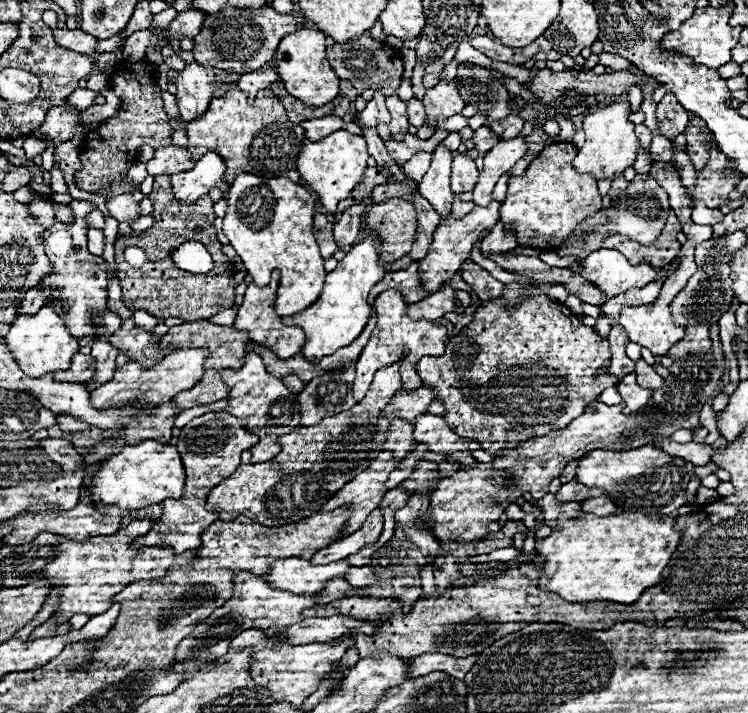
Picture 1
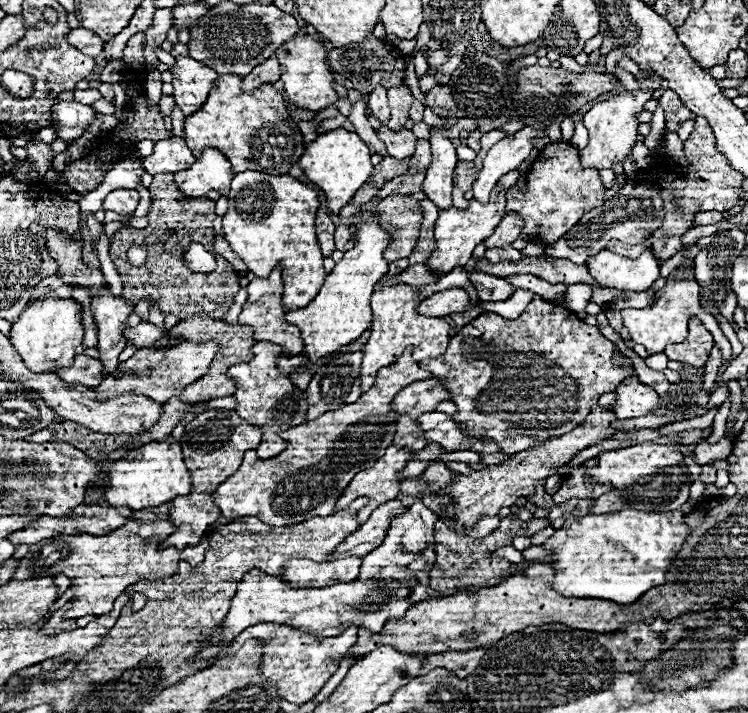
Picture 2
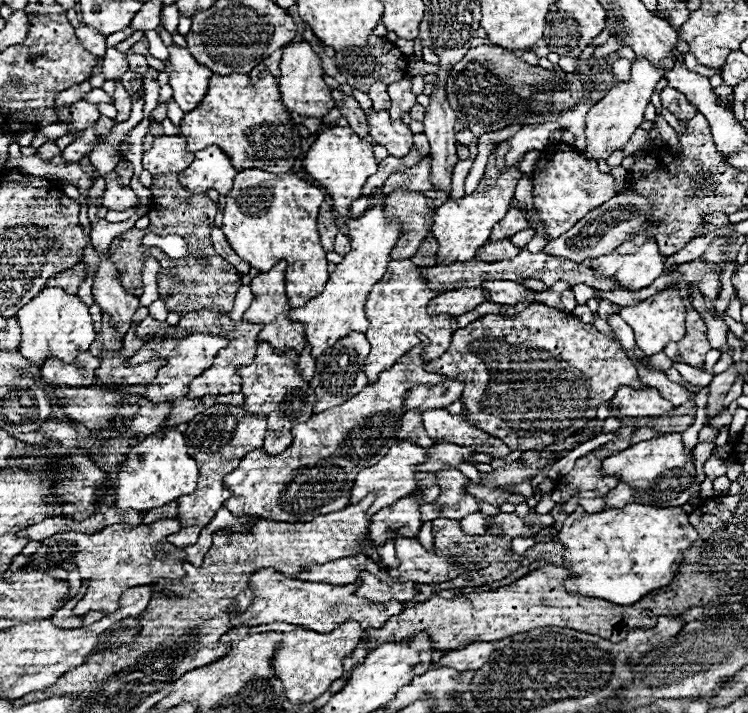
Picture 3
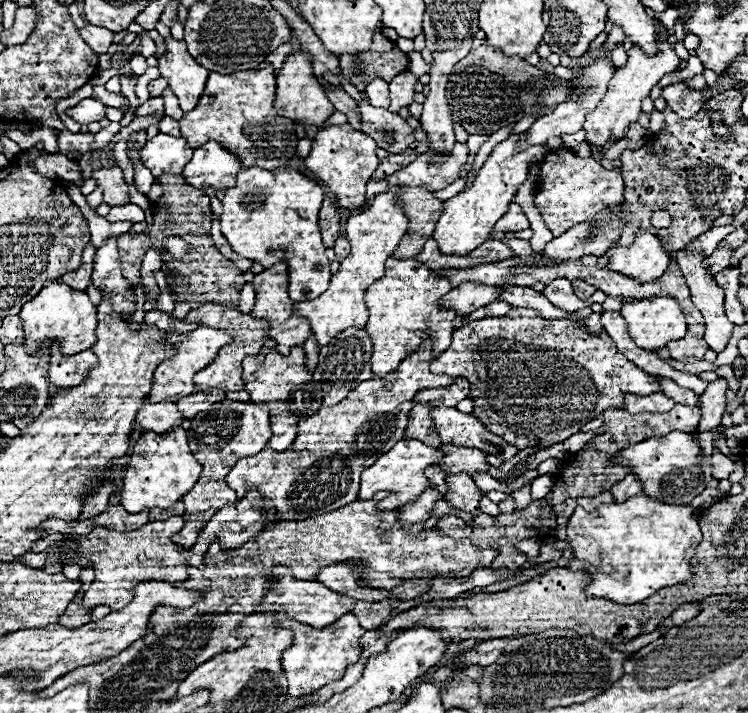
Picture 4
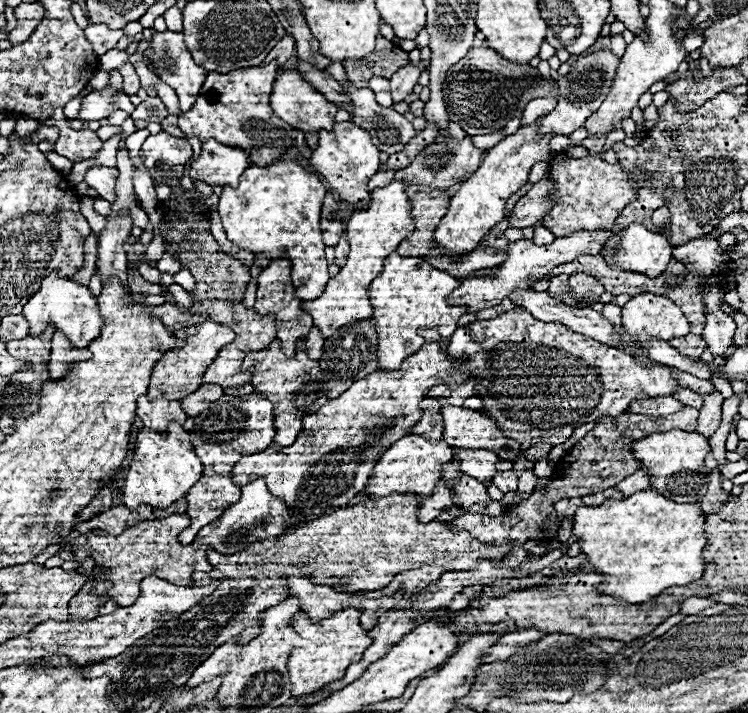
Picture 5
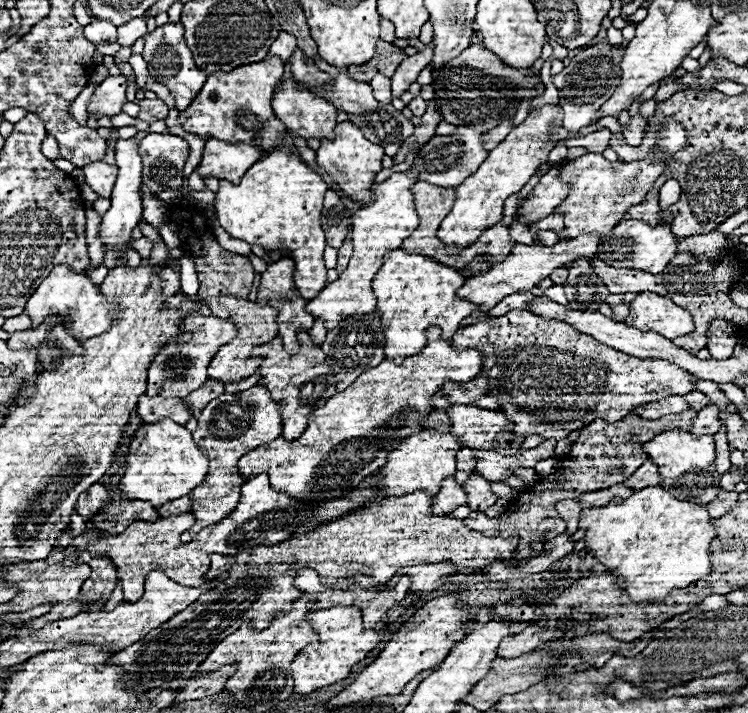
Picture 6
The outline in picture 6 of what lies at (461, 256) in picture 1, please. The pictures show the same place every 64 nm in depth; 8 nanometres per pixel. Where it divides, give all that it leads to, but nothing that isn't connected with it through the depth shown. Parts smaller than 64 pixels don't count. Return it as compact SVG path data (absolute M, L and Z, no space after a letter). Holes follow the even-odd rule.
M558 104L532 108L526 120L514 126L510 134L494 150L490 150L480 168L456 188L456 202L438 228L438 238L444 240L444 244L466 248L472 244L472 240L478 240L480 232L492 228L502 220L504 200L518 192L536 174L536 170L548 162L548 154L558 140L566 140L570 136L570 132L562 128L562 118L564 112L560 112Z

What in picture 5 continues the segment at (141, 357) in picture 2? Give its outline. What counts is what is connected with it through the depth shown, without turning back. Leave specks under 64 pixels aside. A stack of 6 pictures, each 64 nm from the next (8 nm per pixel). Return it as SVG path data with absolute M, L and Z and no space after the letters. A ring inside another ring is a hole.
M204 320L196 324L196 332L186 338L186 344L182 348L174 348L164 352L164 356L156 362L150 374L150 388L148 396L152 398L164 398L164 400L180 400L192 392L196 392L202 386L202 374L206 372L208 364L216 358L216 352L224 348L224 344L230 344L234 340L234 330L228 326L222 326L214 320Z

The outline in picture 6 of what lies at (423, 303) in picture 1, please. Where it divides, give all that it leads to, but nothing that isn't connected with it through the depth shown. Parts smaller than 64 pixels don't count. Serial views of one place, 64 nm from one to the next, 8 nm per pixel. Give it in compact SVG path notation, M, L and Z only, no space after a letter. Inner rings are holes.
M588 234L588 236L570 238L570 240L560 240L556 246L516 244L504 262L496 264L492 270L484 272L482 276L468 278L468 284L464 284L464 288L460 288L460 298L468 300L472 304L478 304L480 310L488 312L502 298L506 298L510 294L518 294L518 292L526 292L526 290L538 286L538 282L548 278L552 274L552 270L566 266L568 262L576 260L576 256L586 256L586 258L594 256L596 248L598 248L598 240L600 240L598 234Z

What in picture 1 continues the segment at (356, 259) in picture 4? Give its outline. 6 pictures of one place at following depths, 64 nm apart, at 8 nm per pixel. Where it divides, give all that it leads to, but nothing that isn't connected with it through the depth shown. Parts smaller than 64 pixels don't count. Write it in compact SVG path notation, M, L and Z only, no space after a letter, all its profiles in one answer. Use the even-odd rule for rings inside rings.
M368 232L360 244L352 246L352 250L346 252L346 258L338 262L336 270L332 270L326 276L322 296L312 306L308 306L298 314L282 316L284 324L300 326L304 330L306 344L302 346L302 354L306 356L306 360L312 360L312 364L318 364L320 358L330 356L338 348L352 344L368 324L368 318L372 314L372 306L368 304L368 294L372 286L386 274L384 262L380 262L378 254L380 244L382 240L378 238L378 234Z

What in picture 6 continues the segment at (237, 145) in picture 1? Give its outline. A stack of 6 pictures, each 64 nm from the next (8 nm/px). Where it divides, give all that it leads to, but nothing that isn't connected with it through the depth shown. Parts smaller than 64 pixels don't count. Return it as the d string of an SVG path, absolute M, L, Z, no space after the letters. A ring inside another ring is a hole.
M278 56L238 66L232 72L210 74L206 84L204 84L204 88L198 92L198 96L192 100L192 104L186 110L180 112L178 120L180 120L180 124L182 124L182 128L186 132L198 134L204 140L216 138L216 140L224 140L224 142L234 142L236 144L236 142L252 142L254 138L260 138L260 144L266 146L266 154L272 148L278 148L278 146L292 146L292 134L284 128L284 124L280 120L274 118L272 104L270 104L272 102L272 94L280 86L282 76L284 76L284 62Z

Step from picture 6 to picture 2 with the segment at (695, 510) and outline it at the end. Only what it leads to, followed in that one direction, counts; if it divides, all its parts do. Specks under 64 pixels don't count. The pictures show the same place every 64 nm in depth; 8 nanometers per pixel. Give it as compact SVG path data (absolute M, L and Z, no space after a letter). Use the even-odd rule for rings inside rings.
M620 510L610 514L586 514L566 518L564 526L556 530L552 538L548 538L542 546L554 550L554 586L564 596L584 596L584 598L602 598L612 600L616 604L632 604L646 590L666 584L666 572L670 562L680 552L682 544L688 540L690 528L684 524L684 514L680 510L674 512L642 512L642 510Z

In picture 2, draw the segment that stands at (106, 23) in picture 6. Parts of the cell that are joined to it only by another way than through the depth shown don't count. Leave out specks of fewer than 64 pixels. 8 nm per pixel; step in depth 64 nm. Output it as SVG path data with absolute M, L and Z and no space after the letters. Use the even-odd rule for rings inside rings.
M74 28L68 34L68 42L76 44L76 48L80 48L80 52L84 52L92 58L102 54L102 50L104 50L104 40L100 36L96 36L92 30L86 30L86 28Z

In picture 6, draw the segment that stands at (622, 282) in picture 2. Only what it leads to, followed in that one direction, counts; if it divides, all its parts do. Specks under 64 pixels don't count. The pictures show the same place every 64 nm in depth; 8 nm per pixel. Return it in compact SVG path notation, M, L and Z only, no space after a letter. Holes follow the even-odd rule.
M624 220L616 224L608 232L608 236L600 240L598 252L594 254L594 258L604 260L606 264L616 264L616 268L636 268L636 270L660 274L670 264L672 256L676 256L676 250L678 250L678 240L672 234L670 222L648 226L642 220Z

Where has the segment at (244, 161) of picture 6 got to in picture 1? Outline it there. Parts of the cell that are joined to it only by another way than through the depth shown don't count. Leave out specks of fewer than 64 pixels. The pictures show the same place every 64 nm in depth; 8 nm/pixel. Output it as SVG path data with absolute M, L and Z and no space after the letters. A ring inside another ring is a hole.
M206 152L194 164L192 170L170 176L174 196L182 204L192 204L200 196L208 194L212 188L228 192L228 182L224 178L224 172L226 172L224 160L216 152Z

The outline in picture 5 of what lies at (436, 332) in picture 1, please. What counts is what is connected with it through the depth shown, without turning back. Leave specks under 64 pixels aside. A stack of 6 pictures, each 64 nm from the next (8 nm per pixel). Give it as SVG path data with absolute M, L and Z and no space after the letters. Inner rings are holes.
M392 252L384 260L384 270L372 280L368 296L374 306L374 324L378 332L378 368L400 368L404 358L424 346L424 338L416 334L420 328L438 328L442 340L450 340L458 328L458 318L468 312L468 306L448 304L448 296L460 280L446 270L438 270L420 256L400 256Z

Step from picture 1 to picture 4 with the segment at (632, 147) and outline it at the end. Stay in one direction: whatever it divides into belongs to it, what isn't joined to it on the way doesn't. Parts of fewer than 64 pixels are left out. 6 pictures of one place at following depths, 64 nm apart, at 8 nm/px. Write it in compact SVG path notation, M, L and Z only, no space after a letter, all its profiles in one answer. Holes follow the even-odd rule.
M658 40L658 52L654 56L648 56L638 46L632 46L628 50L626 64L614 72L604 100L598 104L598 108L594 112L590 112L586 116L586 122L584 122L586 142L592 144L592 146L600 146L602 148L610 140L610 136L624 138L628 124L638 120L642 98L646 98L650 94L650 90L658 84L658 80L664 74L676 72L680 62L682 60L676 56L676 52L674 52L674 48L672 48L672 44L668 40Z

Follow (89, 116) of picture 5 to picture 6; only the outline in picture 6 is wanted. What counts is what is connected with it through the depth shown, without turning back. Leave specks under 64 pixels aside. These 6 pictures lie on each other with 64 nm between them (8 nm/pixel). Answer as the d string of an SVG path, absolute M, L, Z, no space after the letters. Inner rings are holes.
M108 76L92 94L88 112L96 112L100 116L114 116L122 112L122 106L126 102L126 78L120 76Z

